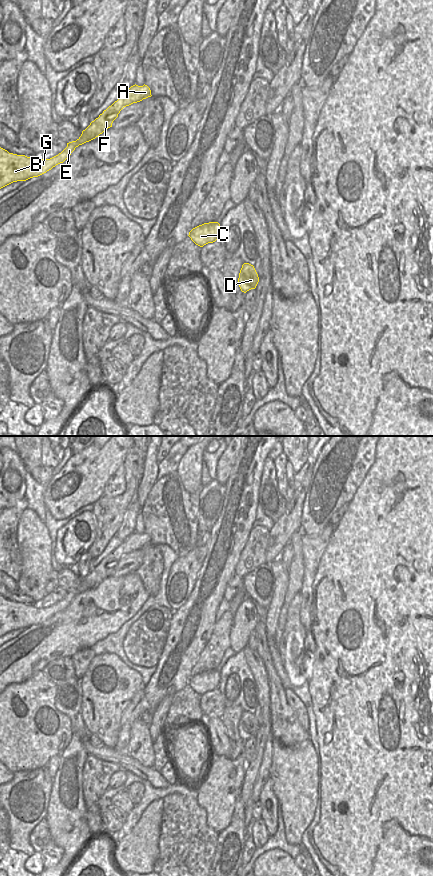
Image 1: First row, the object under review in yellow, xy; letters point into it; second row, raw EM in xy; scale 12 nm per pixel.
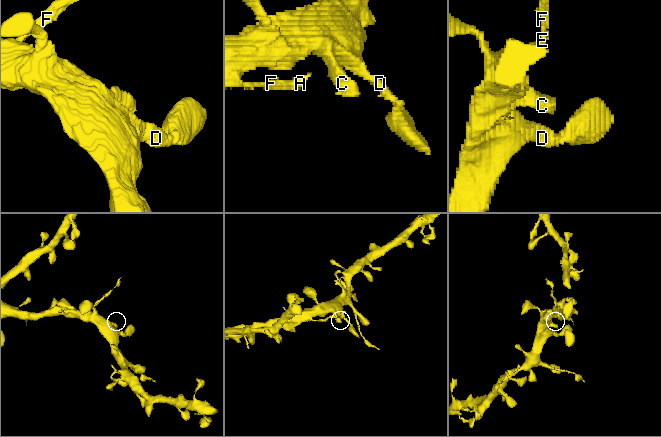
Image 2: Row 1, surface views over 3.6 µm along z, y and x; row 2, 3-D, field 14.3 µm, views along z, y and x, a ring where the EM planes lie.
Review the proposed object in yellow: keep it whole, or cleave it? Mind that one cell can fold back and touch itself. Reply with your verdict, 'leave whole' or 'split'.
split

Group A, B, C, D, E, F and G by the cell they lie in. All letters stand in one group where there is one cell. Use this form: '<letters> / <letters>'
A F / B C D E G

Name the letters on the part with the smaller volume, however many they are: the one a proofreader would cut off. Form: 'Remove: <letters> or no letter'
Remove: A, F.

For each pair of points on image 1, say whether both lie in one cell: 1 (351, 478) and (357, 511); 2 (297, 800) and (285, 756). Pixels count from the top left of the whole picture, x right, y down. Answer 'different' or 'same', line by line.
1: different
2: same

